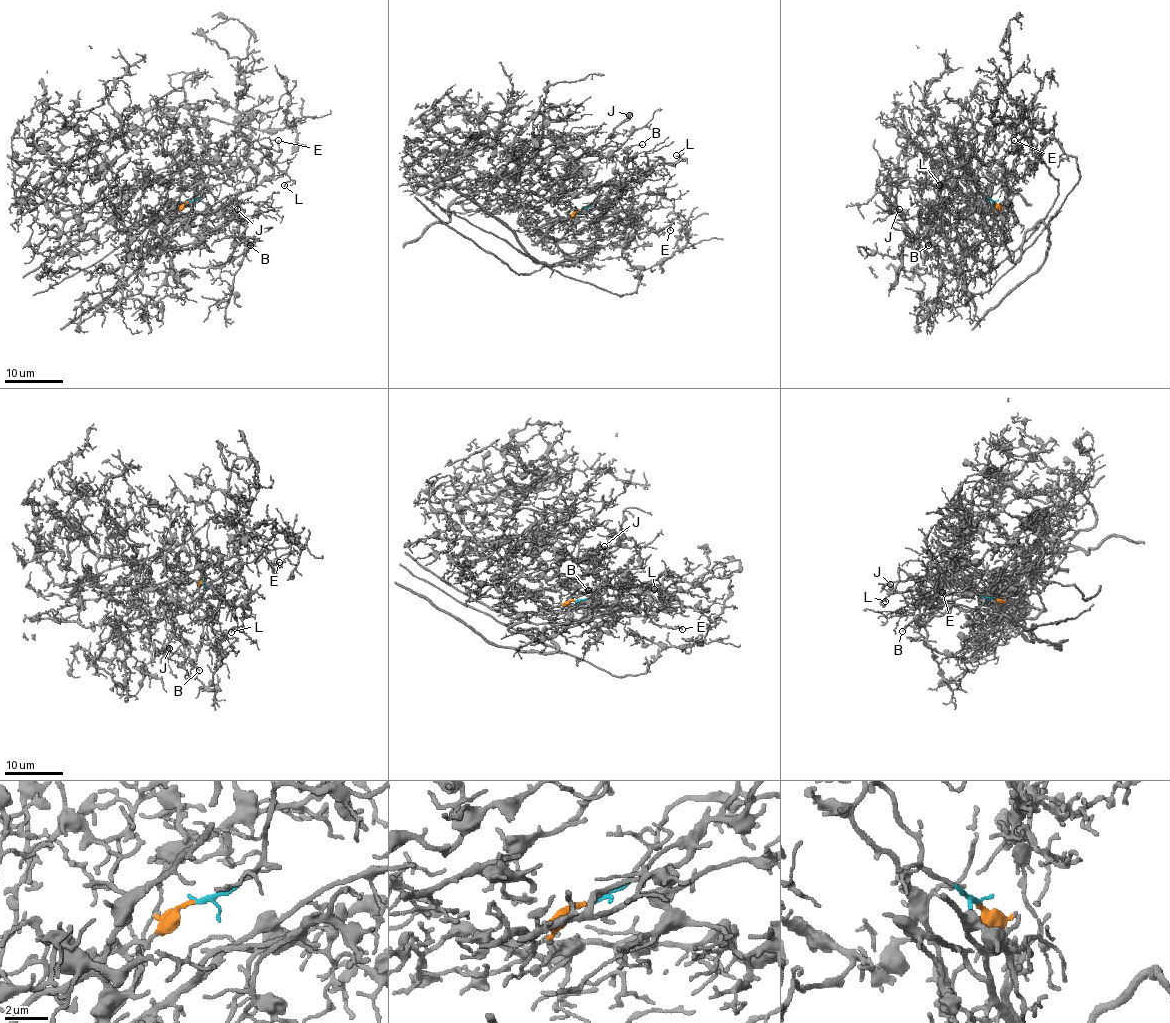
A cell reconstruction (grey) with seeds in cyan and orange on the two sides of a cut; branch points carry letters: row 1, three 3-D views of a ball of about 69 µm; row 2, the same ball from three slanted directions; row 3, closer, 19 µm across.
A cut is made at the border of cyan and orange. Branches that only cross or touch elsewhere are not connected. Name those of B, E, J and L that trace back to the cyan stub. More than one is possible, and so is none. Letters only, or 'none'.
L

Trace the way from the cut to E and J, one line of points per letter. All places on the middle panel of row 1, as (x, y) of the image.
E: (580, 210), (566, 220), (567, 227), (580, 220), (629, 217), (641, 238), (670, 225), (670, 230)
J: (580, 210), (566, 222), (519, 222), (529, 194), (541, 196), (564, 180), (574, 159), (603, 146), (629, 114)

